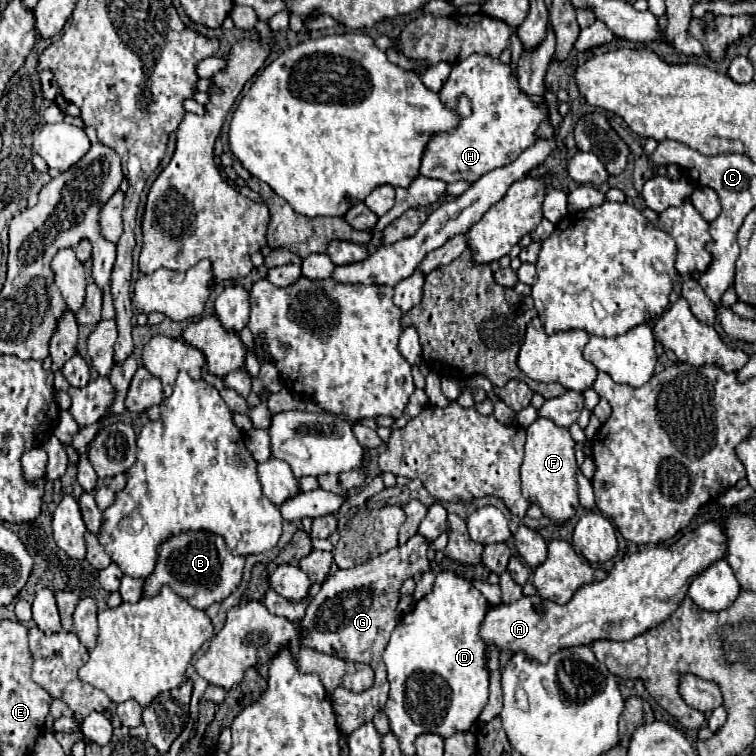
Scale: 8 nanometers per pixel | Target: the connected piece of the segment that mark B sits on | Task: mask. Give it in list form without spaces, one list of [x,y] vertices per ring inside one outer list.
[[[181,532],[177,536],[171,536],[165,544],[161,544],[159,556],[157,556],[157,566],[155,566],[153,574],[149,578],[145,578],[145,596],[155,596],[161,590],[163,584],[169,584],[179,596],[185,596],[185,600],[189,600],[195,608],[205,610],[213,602],[223,602],[239,586],[243,566],[245,566],[245,558],[233,556],[227,550],[225,542],[217,534],[211,534],[211,532]]]

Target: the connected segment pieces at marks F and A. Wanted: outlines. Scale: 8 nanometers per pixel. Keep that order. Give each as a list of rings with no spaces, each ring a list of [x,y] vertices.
[[[537,418],[527,428],[525,442],[525,458],[521,464],[521,480],[523,480],[523,496],[537,504],[543,514],[555,524],[563,524],[571,520],[579,508],[577,498],[577,462],[575,462],[575,440],[571,438],[567,428],[553,424],[551,420]]]
[[[715,520],[703,522],[695,530],[687,530],[669,548],[643,548],[625,556],[613,566],[605,580],[581,586],[573,600],[563,606],[535,594],[523,596],[511,604],[489,608],[481,622],[479,636],[487,646],[497,646],[509,654],[523,652],[527,658],[541,664],[563,648],[585,646],[595,640],[633,640],[635,636],[663,624],[687,596],[691,580],[713,562],[725,558],[725,550],[727,536],[723,534],[723,526]]]

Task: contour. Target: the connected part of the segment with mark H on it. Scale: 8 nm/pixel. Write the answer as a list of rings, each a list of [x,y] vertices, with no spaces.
[[[473,54],[453,64],[451,76],[441,88],[441,100],[453,108],[461,94],[477,100],[477,104],[473,102],[471,116],[461,120],[455,132],[437,134],[429,140],[421,160],[421,176],[437,178],[447,184],[457,180],[477,182],[485,172],[511,164],[525,148],[529,148],[529,144],[535,144],[535,130],[541,120],[547,118],[545,104],[537,108],[535,104],[529,104],[527,96],[521,96],[511,66],[501,64],[491,56]]]

